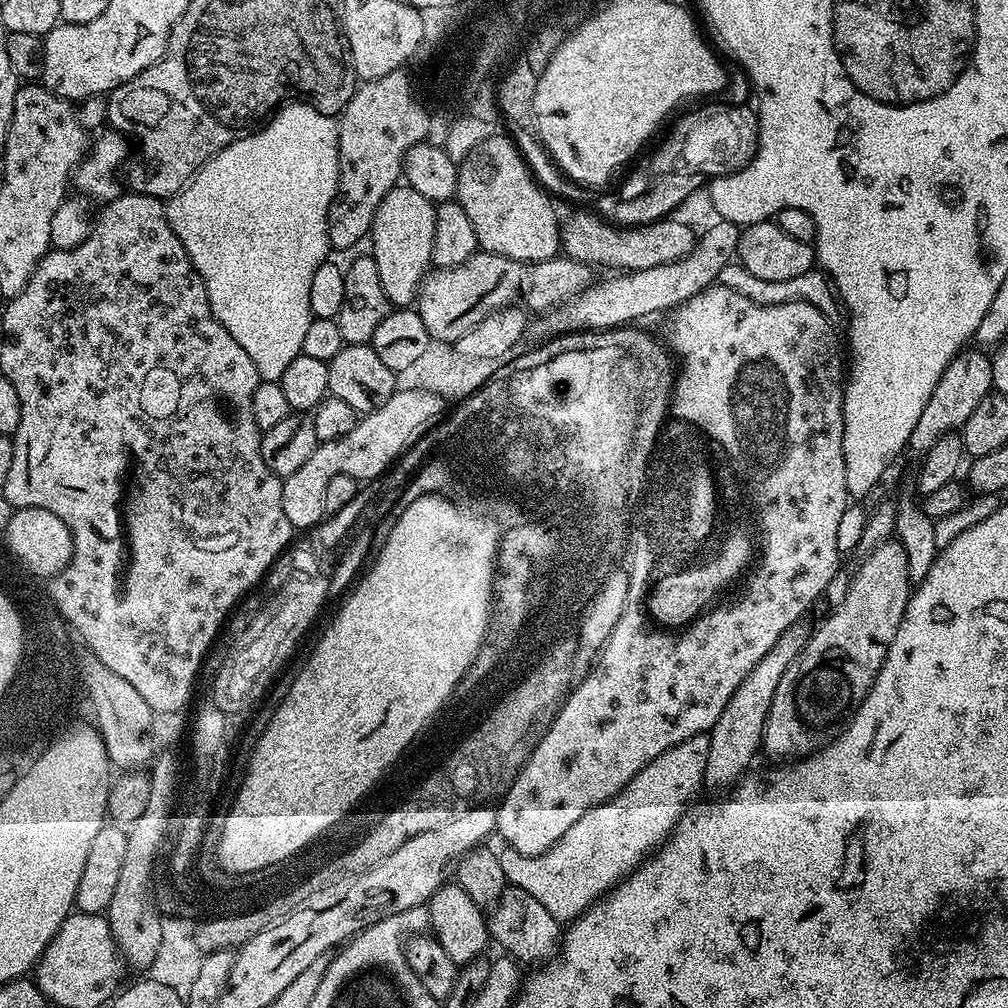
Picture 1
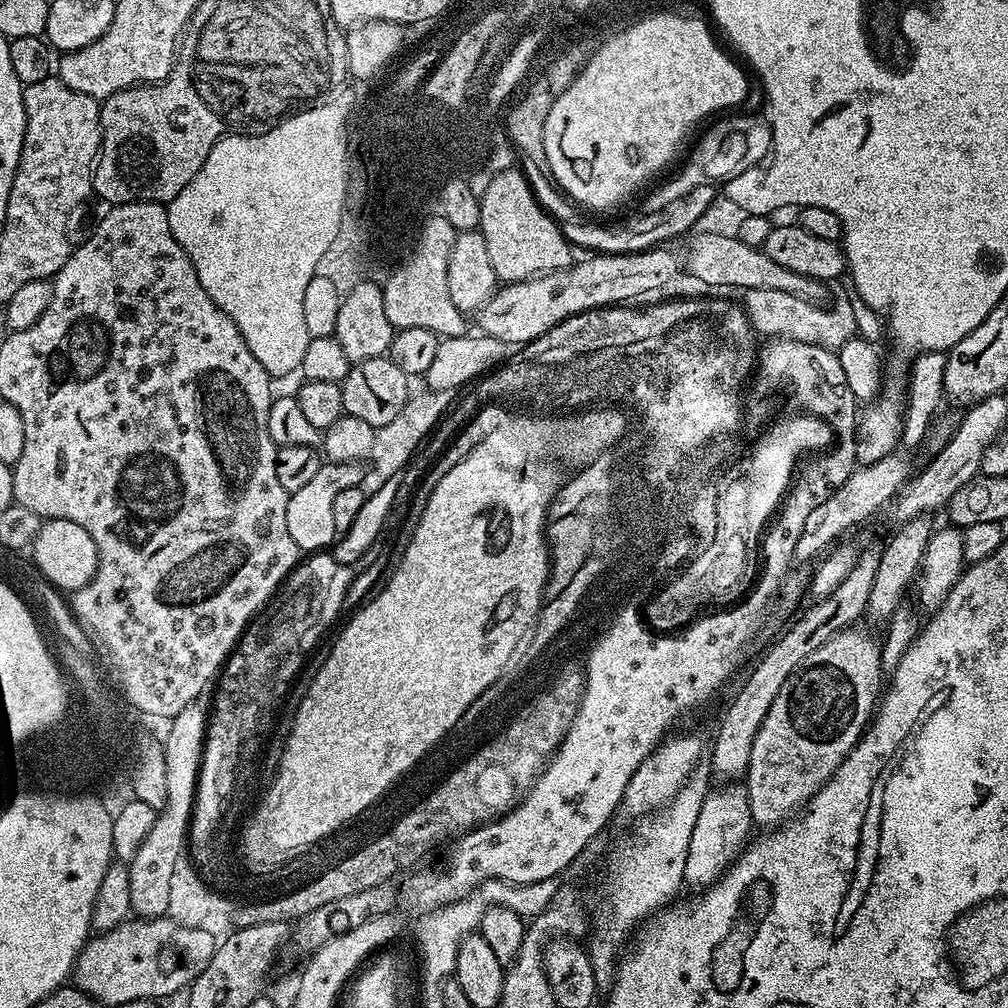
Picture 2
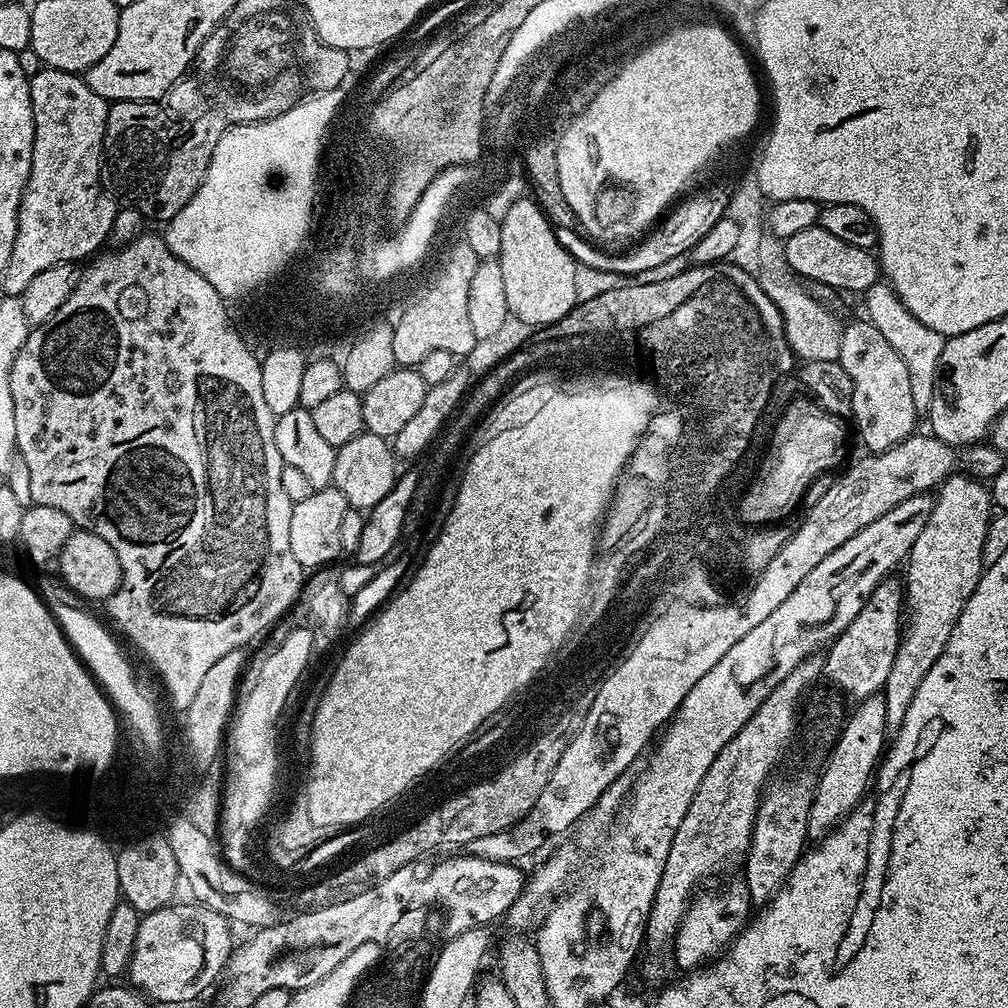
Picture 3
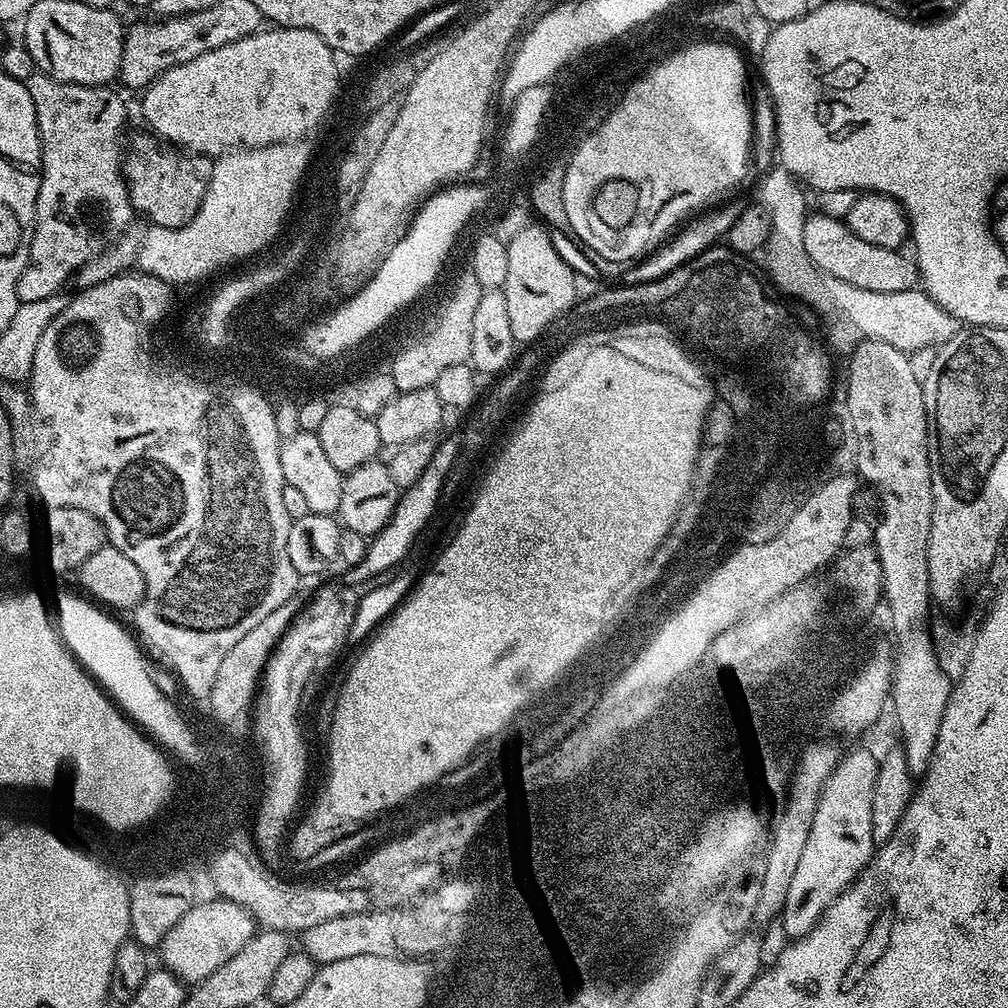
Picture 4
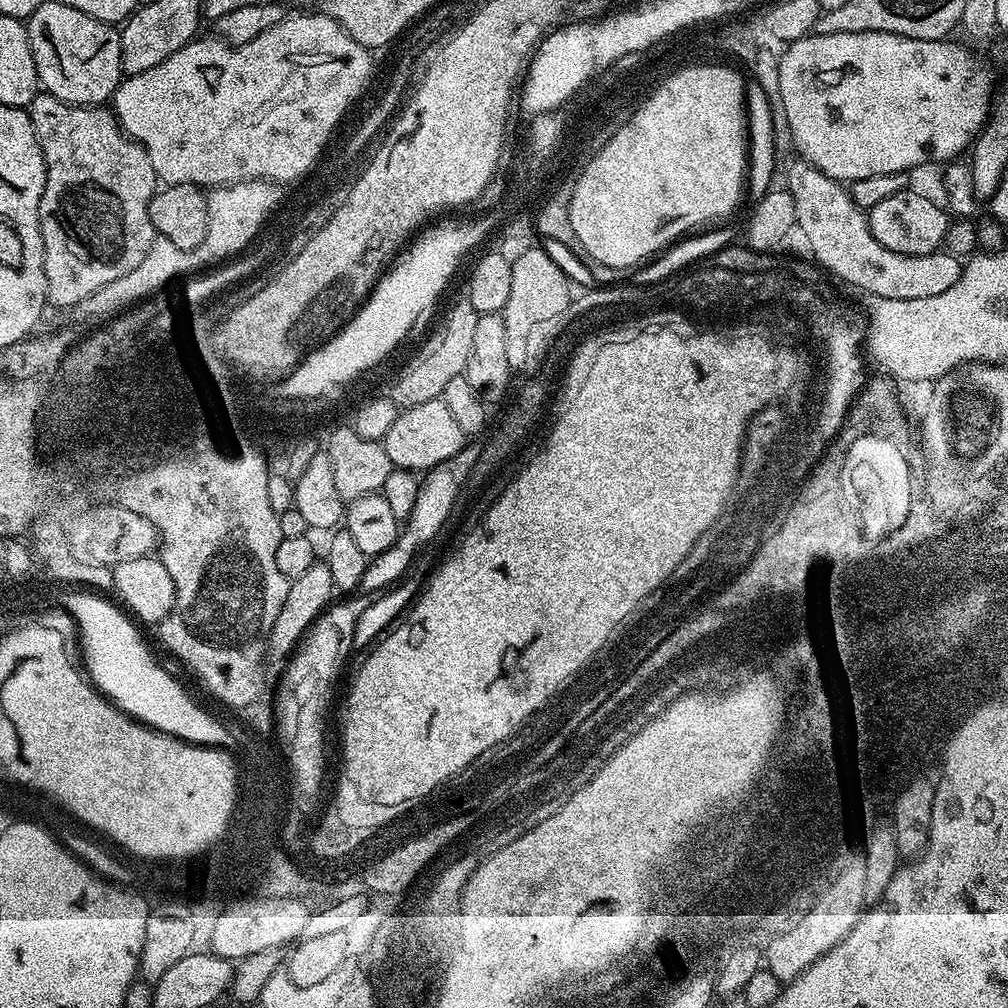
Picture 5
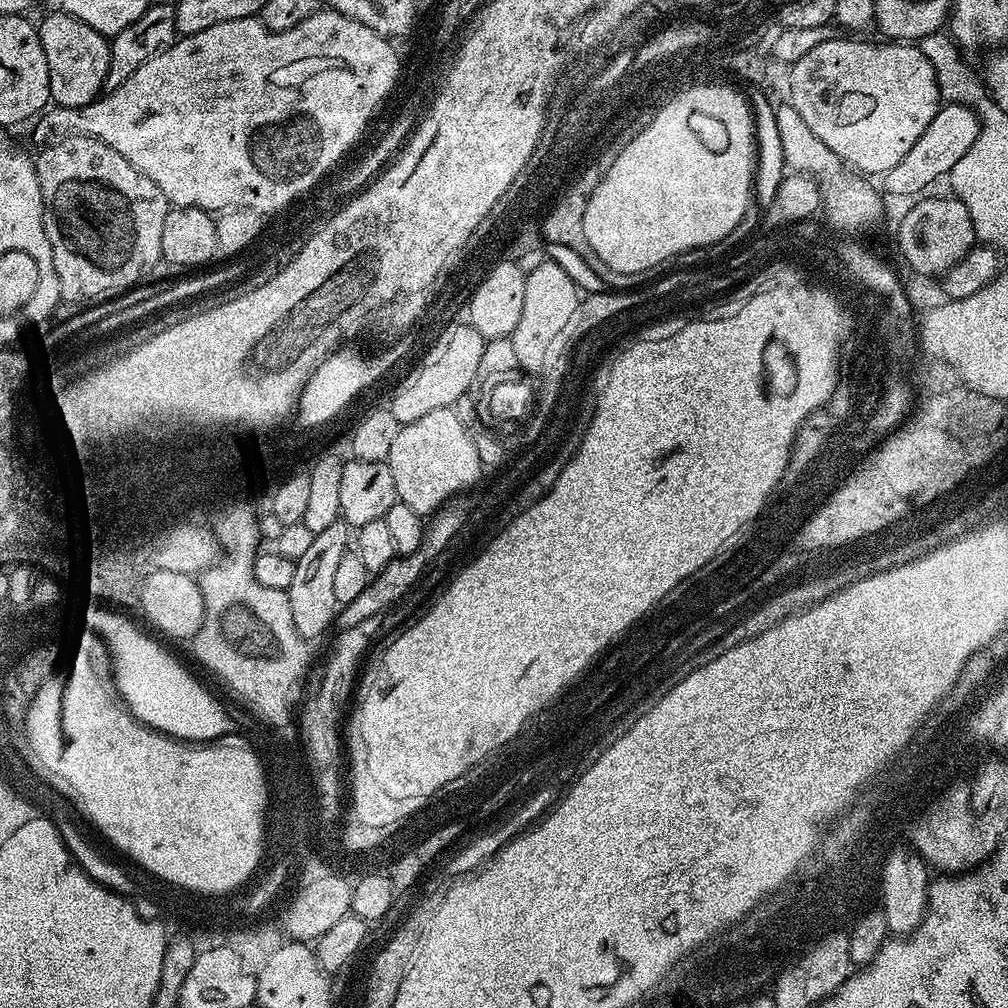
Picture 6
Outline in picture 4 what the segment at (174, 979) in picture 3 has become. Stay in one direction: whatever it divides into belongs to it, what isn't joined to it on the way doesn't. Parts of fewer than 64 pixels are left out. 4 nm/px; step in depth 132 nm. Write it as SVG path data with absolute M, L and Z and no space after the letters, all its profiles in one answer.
M213 898L192 905L192 909L166 934L166 938L160 943L159 955L164 955L163 967L173 972L185 985L197 984L202 978L214 974L218 966L224 965L250 938L256 935L258 924L250 924L251 913L242 906L230 900Z

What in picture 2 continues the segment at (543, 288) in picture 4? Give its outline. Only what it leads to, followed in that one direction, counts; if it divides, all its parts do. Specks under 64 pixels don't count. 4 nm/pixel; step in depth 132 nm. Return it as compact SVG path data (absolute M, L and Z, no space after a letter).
M508 167L497 174L480 195L480 227L490 253L490 266L500 282L527 282L546 272L557 272L574 263L573 245L560 232L555 219L536 201L536 194L523 171Z

